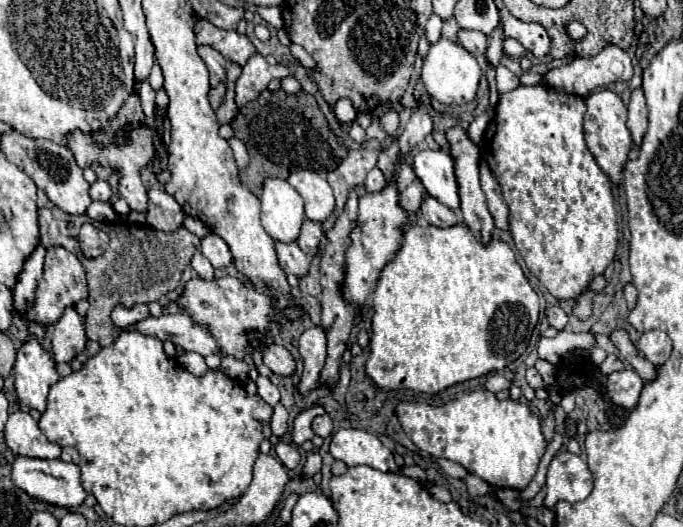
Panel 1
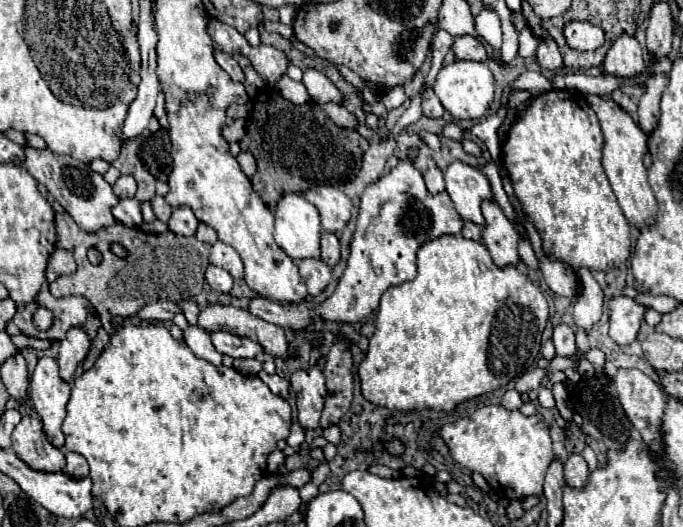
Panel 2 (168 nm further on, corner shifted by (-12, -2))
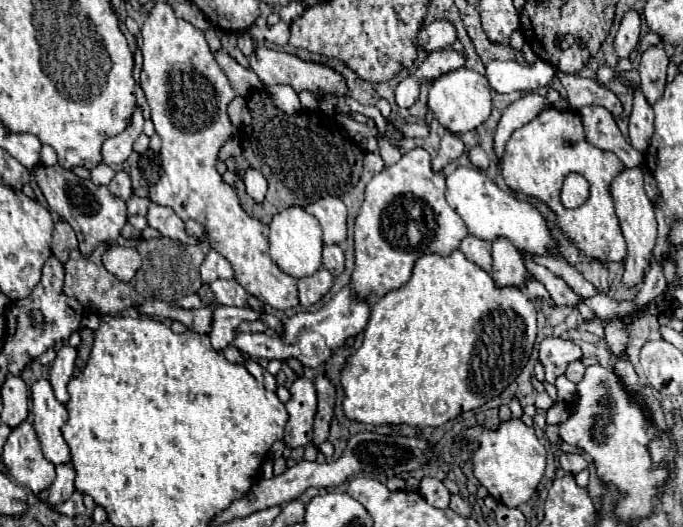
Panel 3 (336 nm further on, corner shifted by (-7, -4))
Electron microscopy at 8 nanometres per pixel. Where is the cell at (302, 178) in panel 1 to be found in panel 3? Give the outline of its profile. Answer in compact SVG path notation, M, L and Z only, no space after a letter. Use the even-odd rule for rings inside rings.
M337 196L315 200L305 210L319 220L325 244L341 244L347 238L347 208Z

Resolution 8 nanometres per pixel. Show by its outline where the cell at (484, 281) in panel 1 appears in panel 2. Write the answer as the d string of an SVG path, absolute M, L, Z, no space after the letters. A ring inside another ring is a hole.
M440 236L428 244L424 244L418 250L418 276L412 282L404 282L400 286L392 286L382 294L380 306L378 306L378 318L376 318L376 330L370 338L370 346L368 352L364 356L364 360L358 366L358 378L360 378L360 386L362 386L362 396L376 404L376 406L384 406L390 410L440 410L440 412L450 412L454 410L458 404L472 400L476 396L488 394L500 386L506 386L510 380L522 376L538 358L538 350L540 350L540 338L544 332L544 324L548 320L548 302L544 300L544 294L538 286L534 286L518 268L508 266L508 268L498 268L486 246L482 242L474 242L474 240L466 240L462 236Z

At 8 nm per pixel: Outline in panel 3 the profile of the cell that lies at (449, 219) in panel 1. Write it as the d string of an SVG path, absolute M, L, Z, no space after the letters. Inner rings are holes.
M467 234L467 236L461 240L459 250L461 250L471 262L475 262L475 264L481 266L483 270L491 272L491 244L489 244L489 242L479 240L479 238Z

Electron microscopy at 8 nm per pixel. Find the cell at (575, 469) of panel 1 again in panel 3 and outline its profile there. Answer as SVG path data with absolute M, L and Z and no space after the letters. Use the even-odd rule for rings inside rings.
M561 454L559 458L563 472L567 474L579 474L583 468L587 468L587 460L581 454Z

